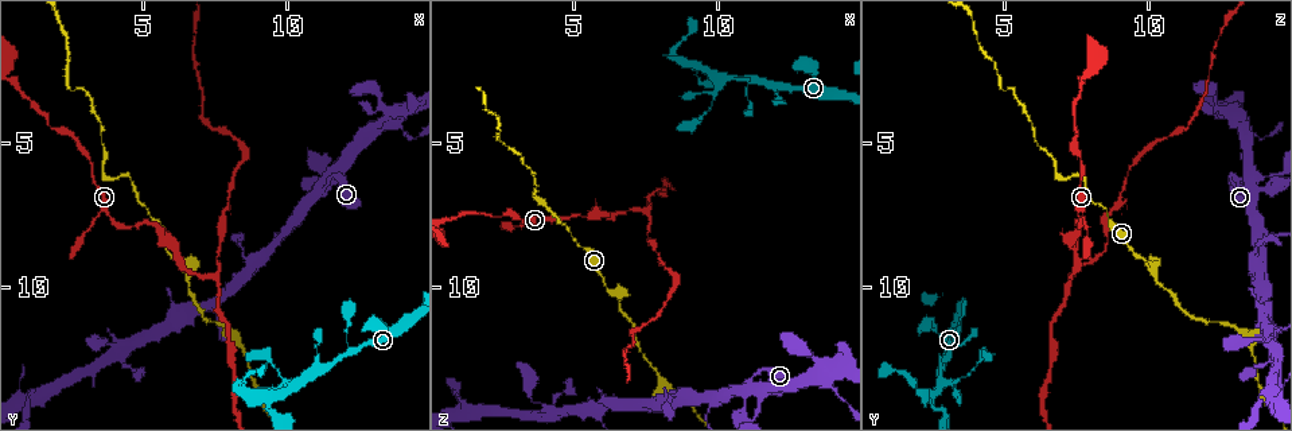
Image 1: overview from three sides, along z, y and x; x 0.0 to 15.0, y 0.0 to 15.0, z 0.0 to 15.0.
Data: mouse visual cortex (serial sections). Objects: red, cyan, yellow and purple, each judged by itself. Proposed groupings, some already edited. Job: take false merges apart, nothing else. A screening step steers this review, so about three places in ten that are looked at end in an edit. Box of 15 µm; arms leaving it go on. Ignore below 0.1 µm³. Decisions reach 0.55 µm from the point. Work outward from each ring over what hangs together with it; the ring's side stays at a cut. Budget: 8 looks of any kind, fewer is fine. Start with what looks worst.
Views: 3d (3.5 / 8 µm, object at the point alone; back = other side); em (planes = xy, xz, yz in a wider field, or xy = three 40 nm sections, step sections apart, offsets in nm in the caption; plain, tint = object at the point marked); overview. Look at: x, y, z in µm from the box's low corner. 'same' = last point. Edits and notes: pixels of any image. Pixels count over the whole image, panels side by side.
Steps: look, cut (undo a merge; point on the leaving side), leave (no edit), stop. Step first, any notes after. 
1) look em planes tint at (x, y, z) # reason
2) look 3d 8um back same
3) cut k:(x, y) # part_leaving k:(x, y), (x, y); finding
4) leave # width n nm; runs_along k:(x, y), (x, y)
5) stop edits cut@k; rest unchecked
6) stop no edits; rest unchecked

look 3d 3.5um at (7.5, 9.6, 7.3) # sharp bend

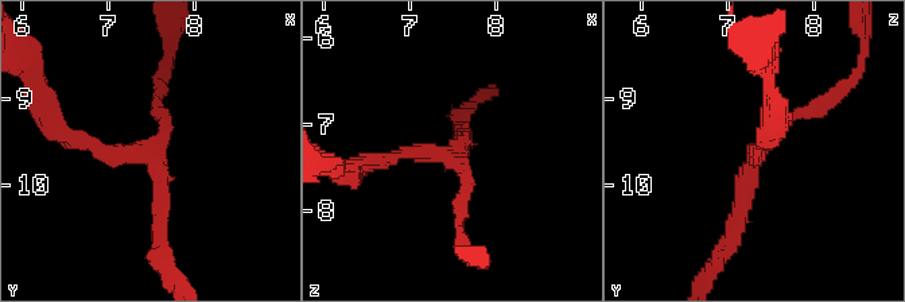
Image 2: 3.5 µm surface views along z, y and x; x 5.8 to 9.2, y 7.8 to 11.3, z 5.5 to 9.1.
look em planes tint at (7.40, 9.55, 7.35) # shape alone is not enough

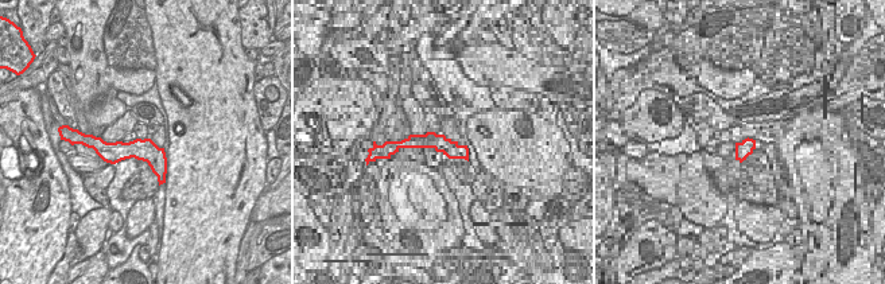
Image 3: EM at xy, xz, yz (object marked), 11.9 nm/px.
leave # arms 3; runs_along 2:(61, 132), (135, 153), (163, 140), (159, 111); all the same cell

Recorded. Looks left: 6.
look 3d 3.5um at (3.8, 6.3, 6.9) # abrupt turn

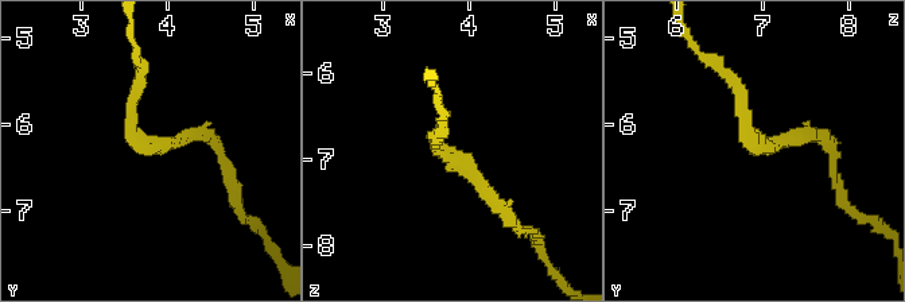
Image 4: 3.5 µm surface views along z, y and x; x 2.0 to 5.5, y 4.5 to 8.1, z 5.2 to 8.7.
look em xy step 1 tint at (3.65, 6.20, 6.90) # arm_widths 150, 150 nm

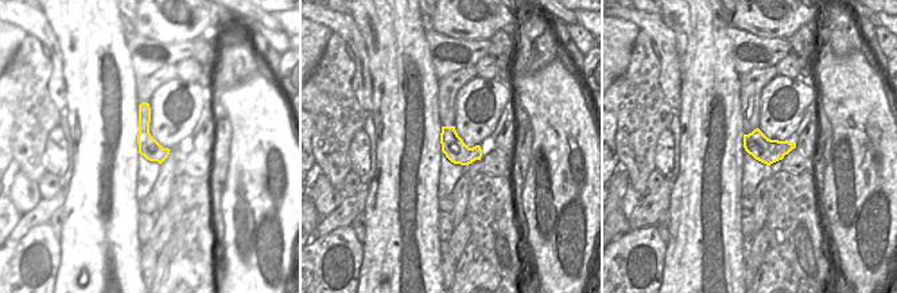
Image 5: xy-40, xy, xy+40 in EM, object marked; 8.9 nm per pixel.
look em xy step 2 tint same

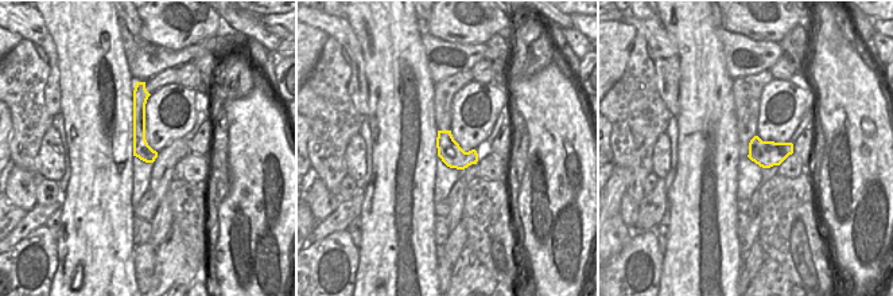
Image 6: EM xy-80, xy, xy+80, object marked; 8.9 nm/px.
leave # runs_along 4:(812, 135), (754, 143), (719, 65); all the same cell

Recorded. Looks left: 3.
look 3d 8um back at (8.5, 12.3, 13.7) # sudden change in width

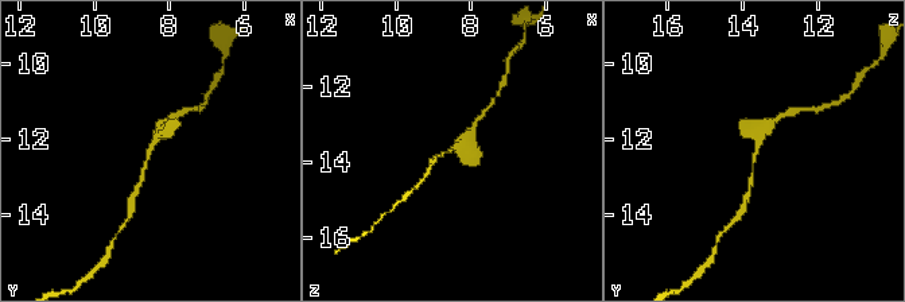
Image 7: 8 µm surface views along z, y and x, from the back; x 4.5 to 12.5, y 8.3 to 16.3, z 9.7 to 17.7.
look 3d 3.5um at (8.5, 12.3, 13.7)

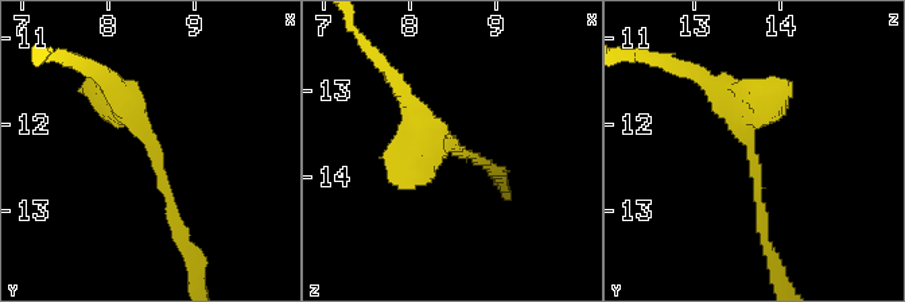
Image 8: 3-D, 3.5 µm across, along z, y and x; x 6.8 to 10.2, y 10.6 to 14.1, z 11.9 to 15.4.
look em xy step 5 tint at (8.50, 12.35, 13.65) # arm_widths 150, 300 nm; now the EM

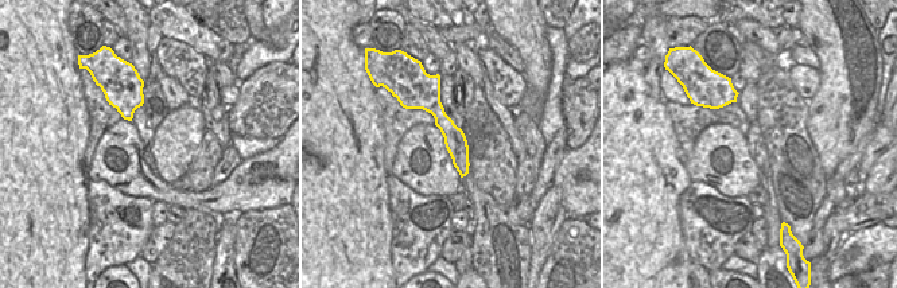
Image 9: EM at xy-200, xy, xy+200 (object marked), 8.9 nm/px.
leave # all the same cell

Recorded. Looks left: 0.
stop no edits; rest unchecked

